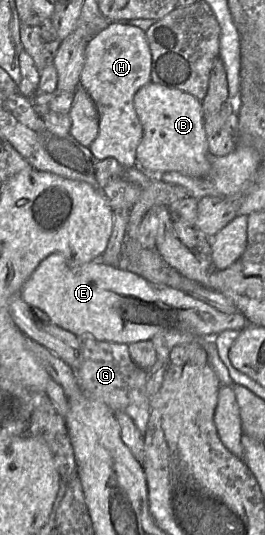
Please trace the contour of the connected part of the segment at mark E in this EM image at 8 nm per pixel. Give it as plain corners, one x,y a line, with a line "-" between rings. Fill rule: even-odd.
59,253
41,261
18,296
43,311
50,323
76,336
90,335
100,341
127,345
170,332
211,339
225,330
240,332
248,323
241,313
223,313
185,292
152,283
102,261
70,266

